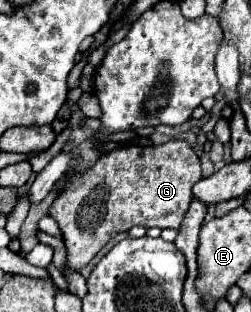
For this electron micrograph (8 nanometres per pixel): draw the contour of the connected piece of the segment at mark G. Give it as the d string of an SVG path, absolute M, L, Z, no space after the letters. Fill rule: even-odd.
M181 139L167 141L163 145L149 145L149 147L135 145L135 147L123 147L123 149L113 149L109 153L103 153L85 173L73 175L69 179L69 183L63 187L59 197L51 203L47 213L57 221L63 233L63 243L67 247L65 267L75 273L81 271L107 245L109 239L129 231L135 225L179 229L189 209L189 203L193 199L191 187L199 179L201 179L199 157L189 147L189 143Z

